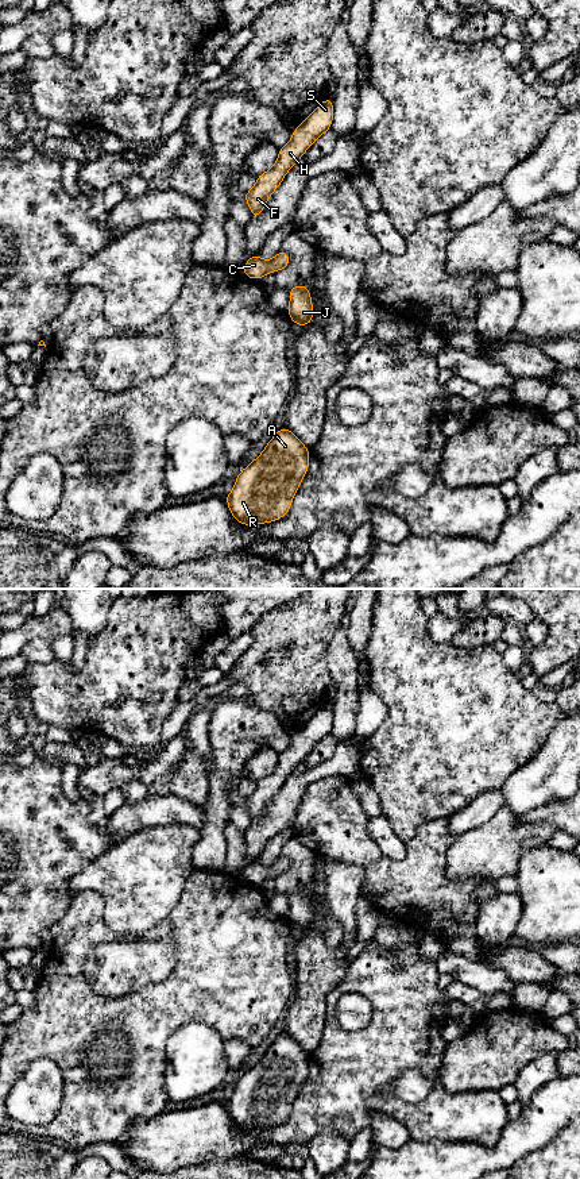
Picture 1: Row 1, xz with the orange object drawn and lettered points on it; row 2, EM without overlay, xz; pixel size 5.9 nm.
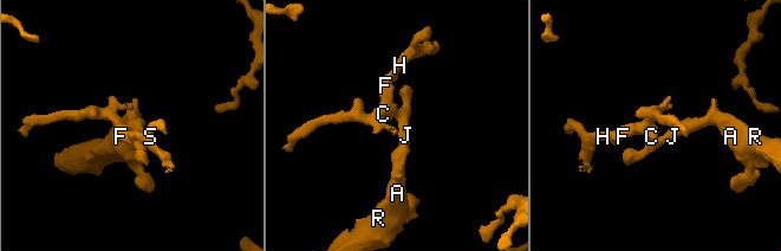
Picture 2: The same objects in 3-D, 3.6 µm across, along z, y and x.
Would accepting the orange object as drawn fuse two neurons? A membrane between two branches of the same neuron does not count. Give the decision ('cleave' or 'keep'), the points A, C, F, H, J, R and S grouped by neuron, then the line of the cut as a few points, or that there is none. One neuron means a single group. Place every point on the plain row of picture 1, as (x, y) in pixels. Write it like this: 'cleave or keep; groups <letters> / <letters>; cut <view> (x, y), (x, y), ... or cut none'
keep; groups A C F H J R S; cut none

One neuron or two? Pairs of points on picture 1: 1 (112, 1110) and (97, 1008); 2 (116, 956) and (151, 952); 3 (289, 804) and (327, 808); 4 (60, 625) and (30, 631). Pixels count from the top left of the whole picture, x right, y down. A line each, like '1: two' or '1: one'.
1: one
2: one
3: two
4: one

